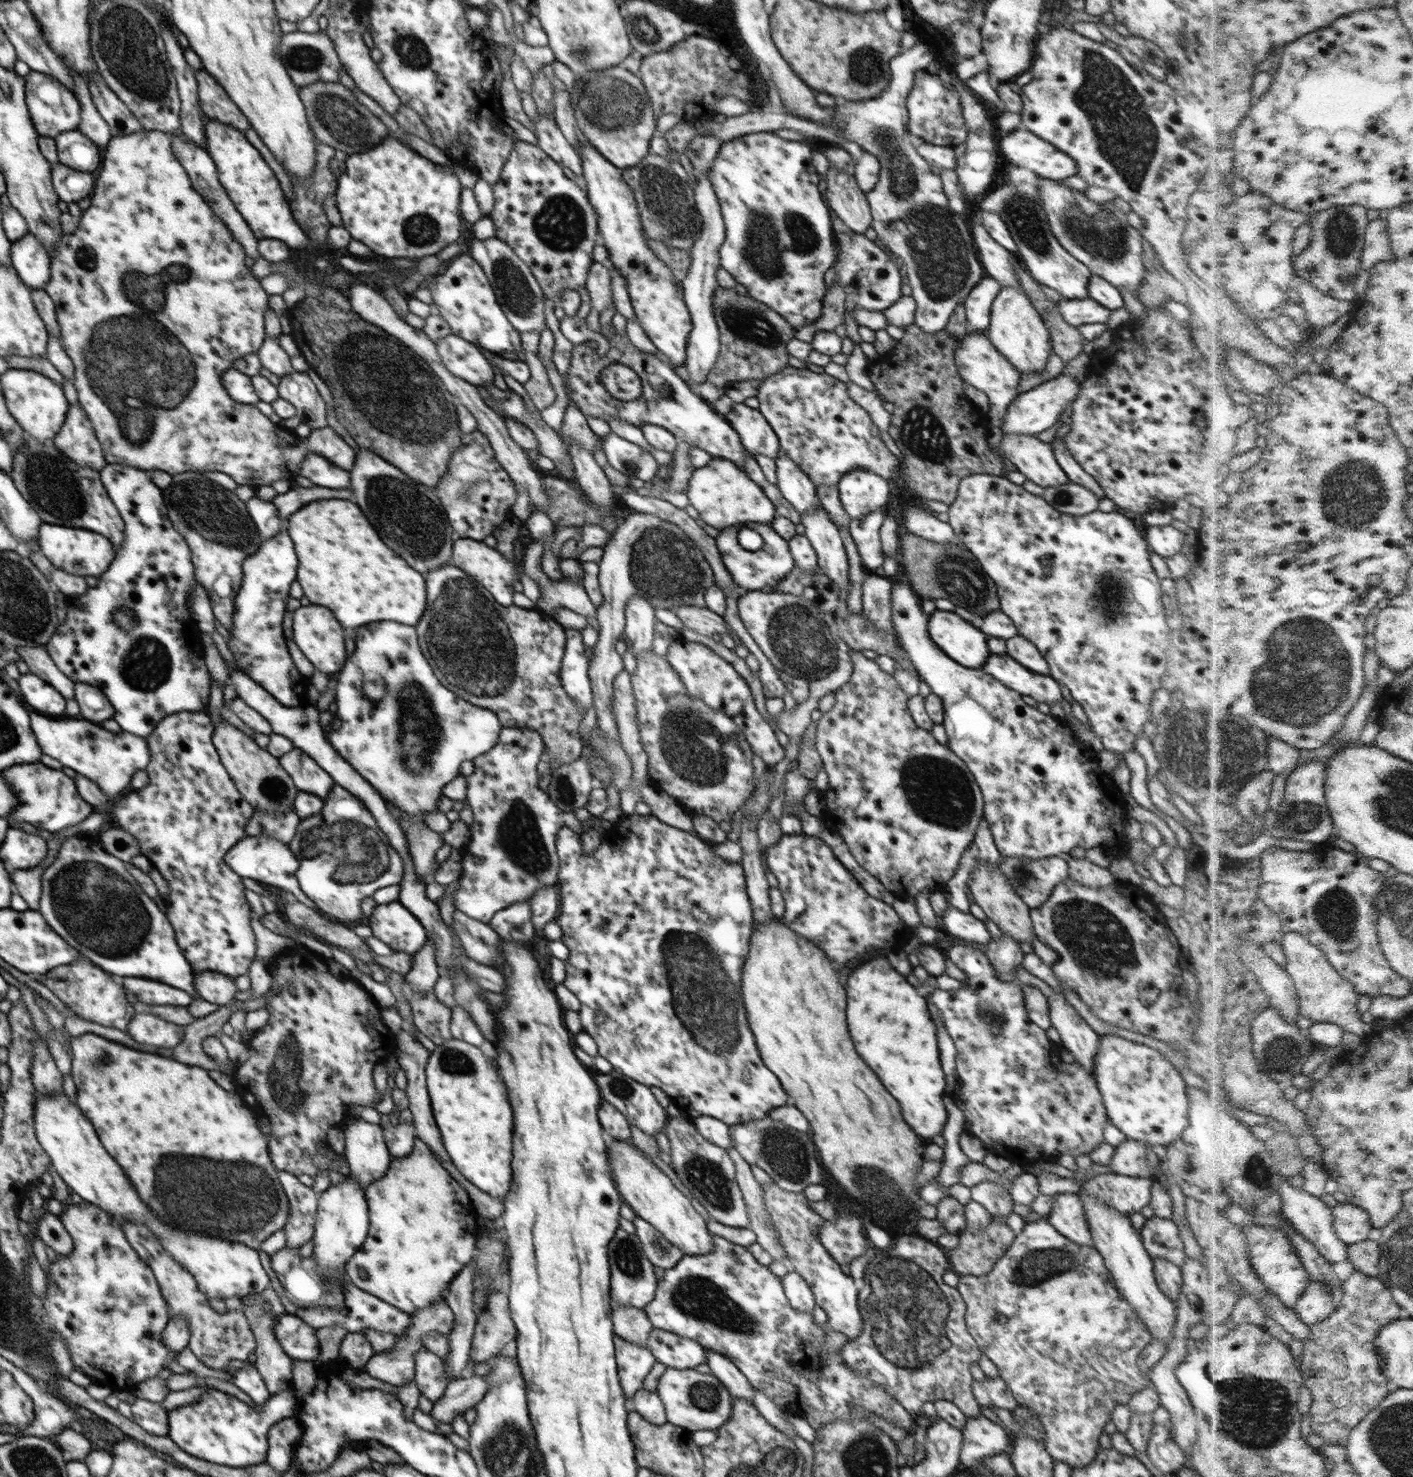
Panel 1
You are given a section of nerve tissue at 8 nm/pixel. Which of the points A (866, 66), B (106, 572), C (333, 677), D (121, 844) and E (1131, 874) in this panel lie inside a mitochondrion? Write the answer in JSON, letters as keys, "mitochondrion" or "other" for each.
{"A":"mitochondrion","B":"other","C":"other","D":"mitochondrion","E":"other"}

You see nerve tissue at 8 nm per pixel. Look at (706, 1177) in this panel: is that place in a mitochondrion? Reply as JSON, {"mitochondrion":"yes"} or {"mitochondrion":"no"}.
{"mitochondrion":"yes"}

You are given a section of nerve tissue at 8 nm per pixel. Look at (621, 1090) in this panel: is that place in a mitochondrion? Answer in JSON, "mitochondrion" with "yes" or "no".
{"mitochondrion":"yes"}

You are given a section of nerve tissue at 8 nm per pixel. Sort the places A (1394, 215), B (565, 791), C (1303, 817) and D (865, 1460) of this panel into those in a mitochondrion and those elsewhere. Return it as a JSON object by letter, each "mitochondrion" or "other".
{"A":"other","B":"mitochondrion","C":"mitochondrion","D":"mitochondrion"}

